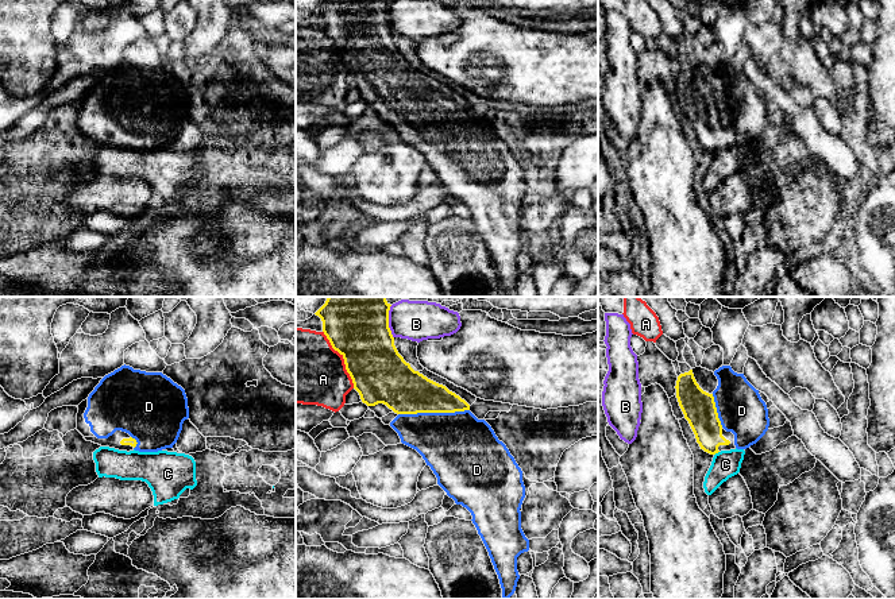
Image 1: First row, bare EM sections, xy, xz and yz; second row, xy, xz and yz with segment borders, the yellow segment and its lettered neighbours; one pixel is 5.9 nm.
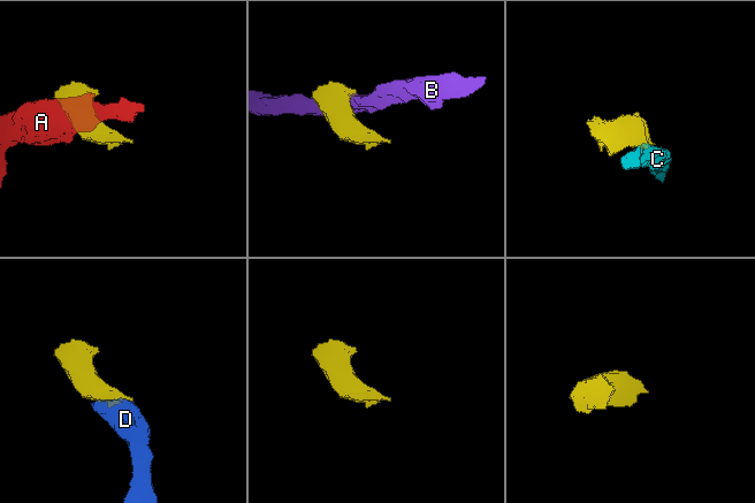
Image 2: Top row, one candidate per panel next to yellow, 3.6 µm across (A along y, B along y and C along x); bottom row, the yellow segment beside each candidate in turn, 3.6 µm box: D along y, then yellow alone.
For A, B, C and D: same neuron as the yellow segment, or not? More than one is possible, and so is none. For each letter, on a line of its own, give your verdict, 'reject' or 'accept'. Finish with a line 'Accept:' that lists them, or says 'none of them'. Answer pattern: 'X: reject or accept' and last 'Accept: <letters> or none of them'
A: reject
B: reject
C: reject
D: accept
Accept: D

